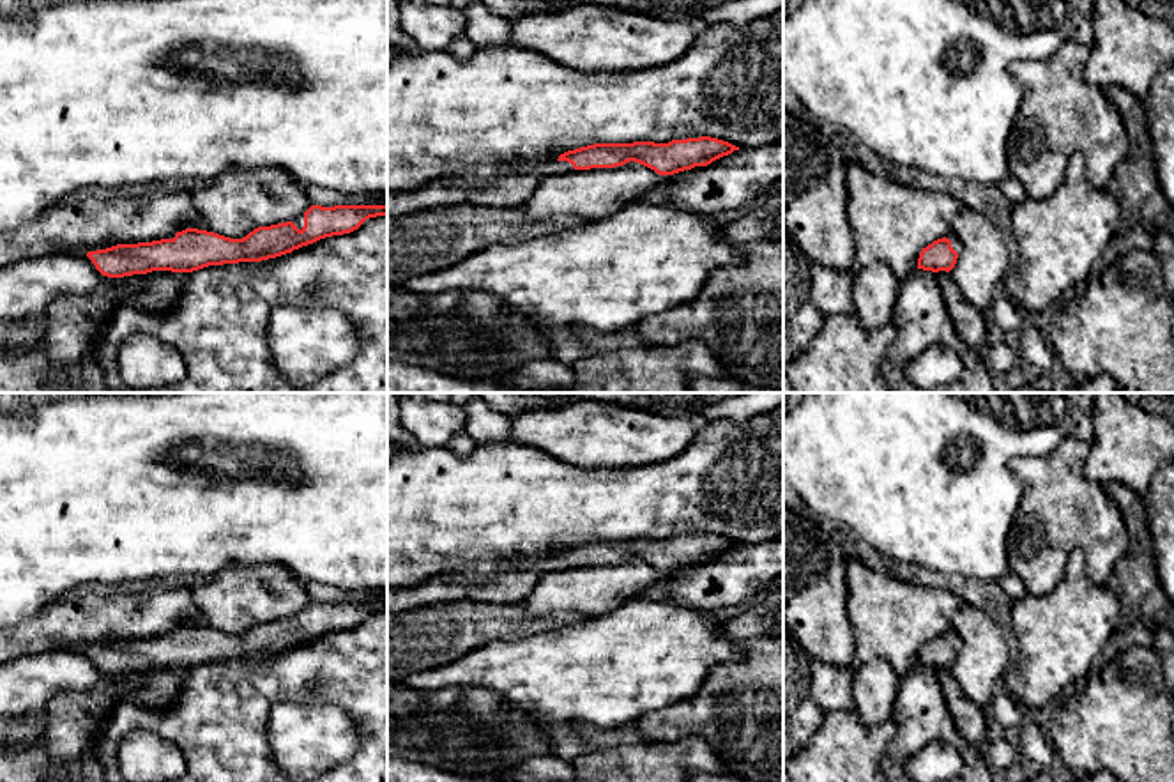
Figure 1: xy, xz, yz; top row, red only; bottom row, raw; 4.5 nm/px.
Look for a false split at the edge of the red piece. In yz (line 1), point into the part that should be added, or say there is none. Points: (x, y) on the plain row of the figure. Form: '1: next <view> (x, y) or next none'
1: next yz (955, 639)

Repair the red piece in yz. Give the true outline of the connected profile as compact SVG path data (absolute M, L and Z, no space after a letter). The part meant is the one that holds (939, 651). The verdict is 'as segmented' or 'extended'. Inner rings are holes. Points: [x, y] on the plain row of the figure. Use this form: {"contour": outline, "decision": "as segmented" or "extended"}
{"contour": "M951 626L946 633L934 637L932 640L921 646L918 655L918 665L932 669L949 669L955 663L960 649L962 639Z", "decision": "extended"}

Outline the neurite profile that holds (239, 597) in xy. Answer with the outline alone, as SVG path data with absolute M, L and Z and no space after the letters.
M232 564L191 591L198 616L191 625L242 635L258 623L286 619L311 603L299 577L285 564Z

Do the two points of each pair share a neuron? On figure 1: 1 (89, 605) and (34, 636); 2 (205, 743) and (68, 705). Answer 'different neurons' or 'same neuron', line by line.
1: same neuron
2: different neurons

